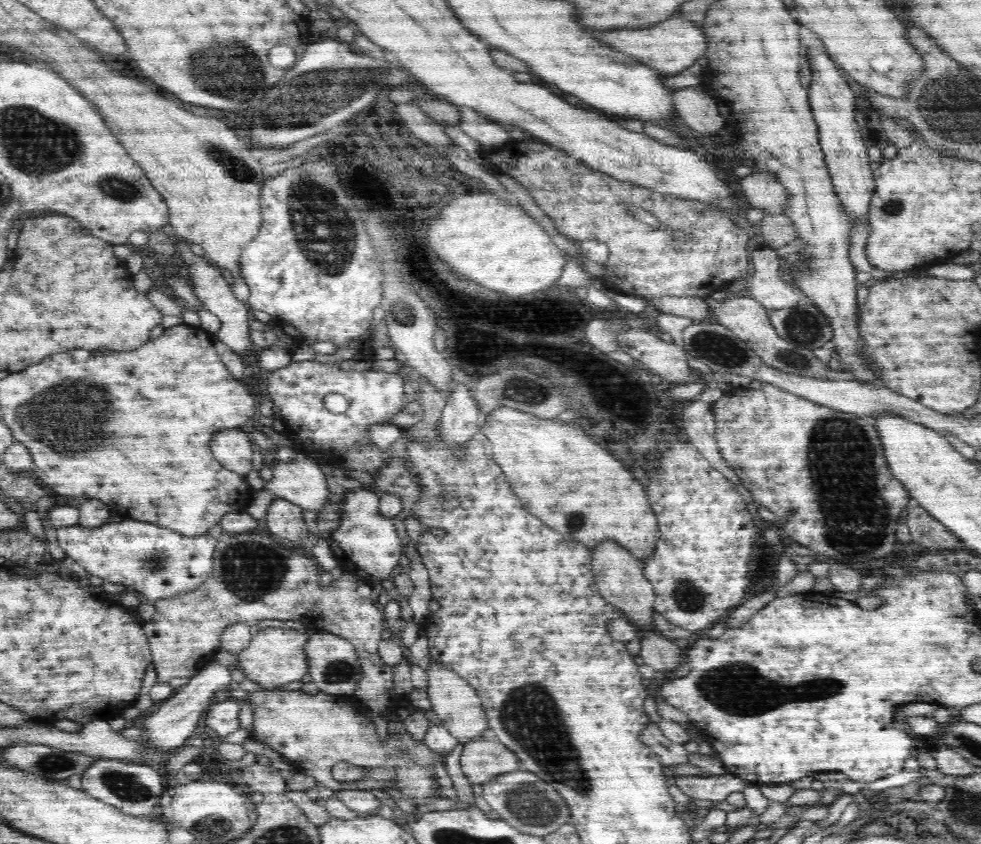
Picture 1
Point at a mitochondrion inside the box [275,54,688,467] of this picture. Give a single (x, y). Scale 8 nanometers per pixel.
(319, 218)

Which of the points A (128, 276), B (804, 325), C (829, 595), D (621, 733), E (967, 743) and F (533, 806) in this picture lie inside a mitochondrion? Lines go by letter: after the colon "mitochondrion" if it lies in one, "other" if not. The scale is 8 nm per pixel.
A: other
B: mitochondrion
C: other
D: other
E: mitochondrion
F: mitochondrion

